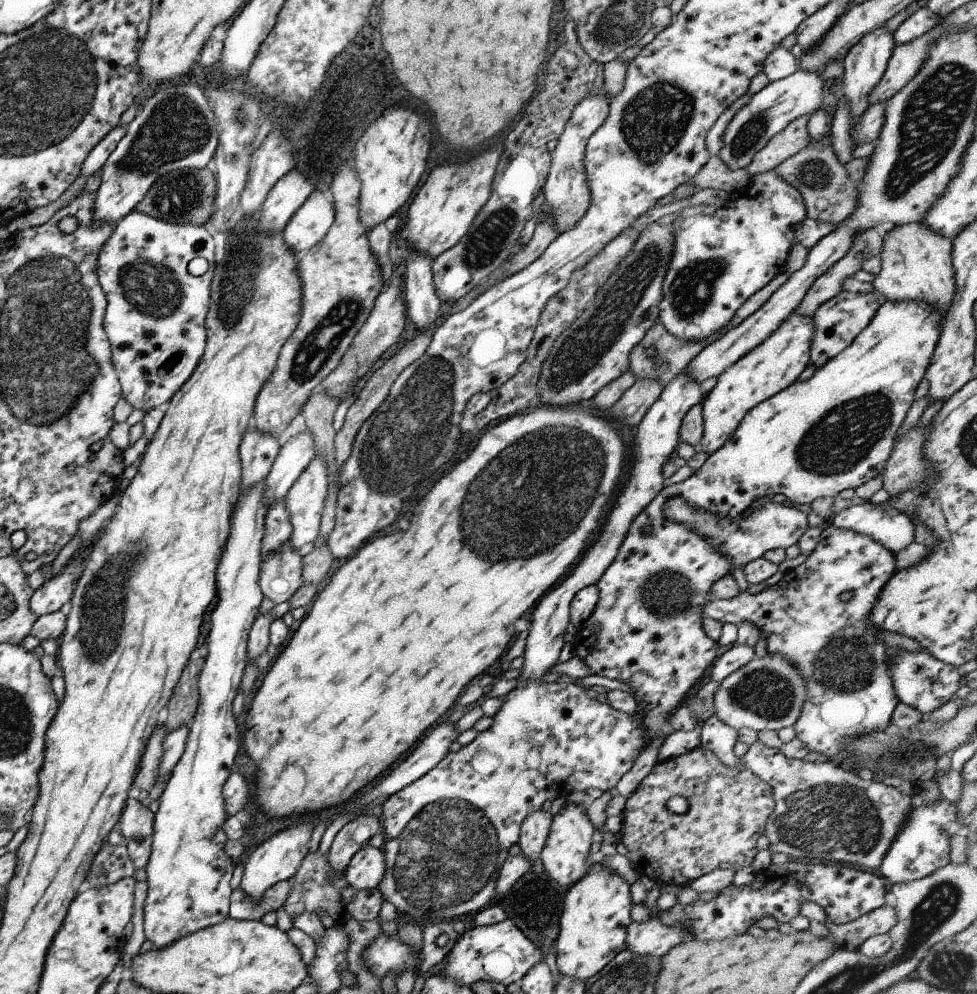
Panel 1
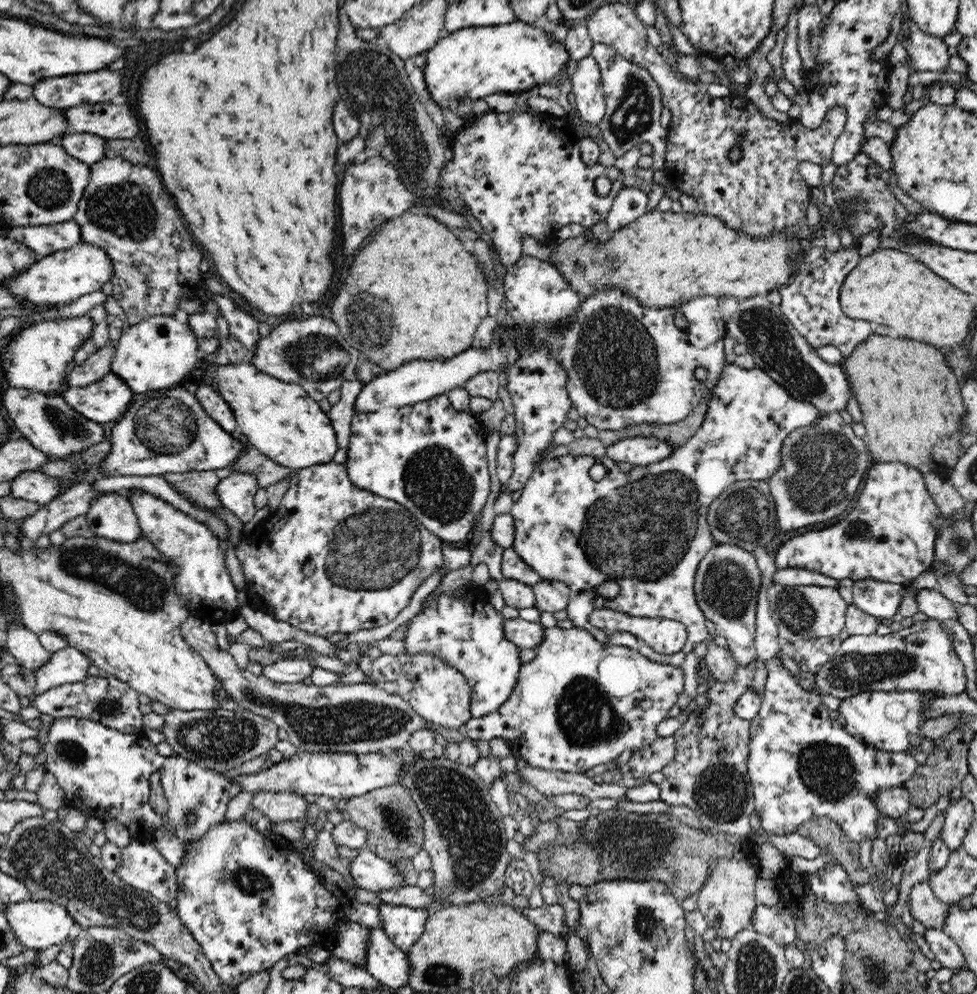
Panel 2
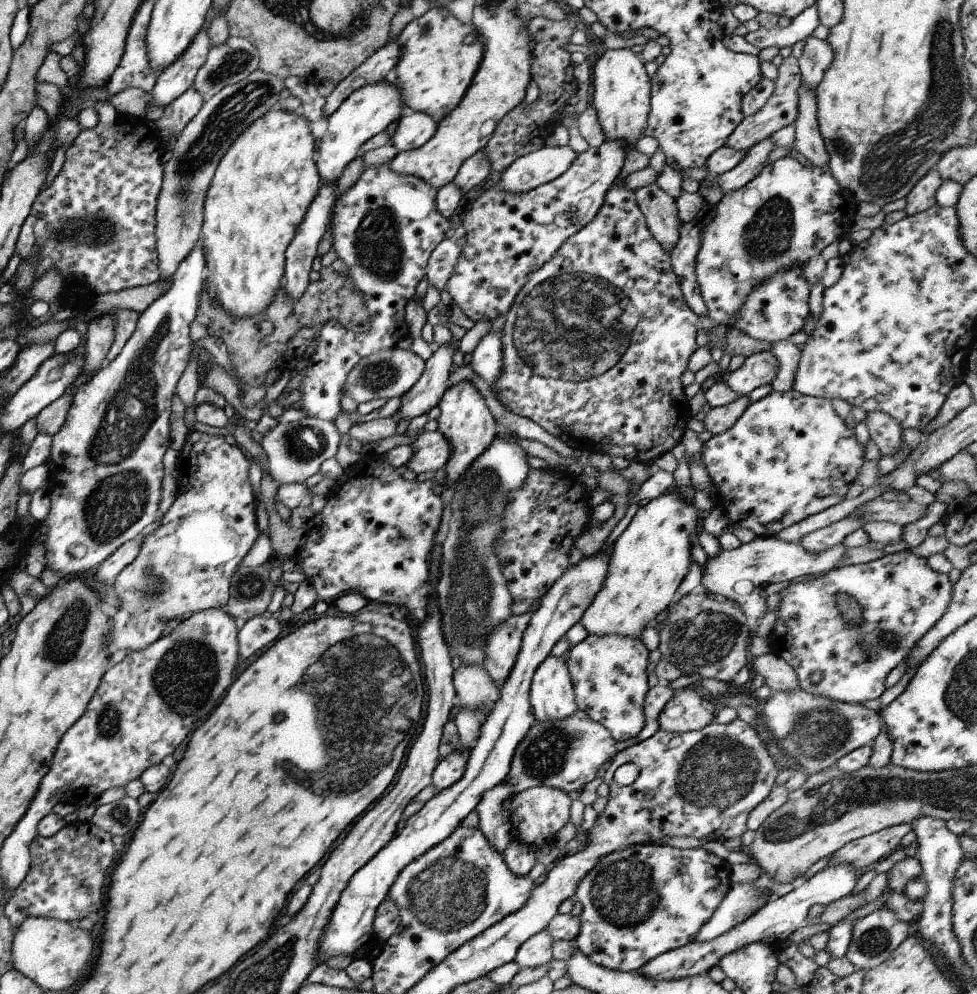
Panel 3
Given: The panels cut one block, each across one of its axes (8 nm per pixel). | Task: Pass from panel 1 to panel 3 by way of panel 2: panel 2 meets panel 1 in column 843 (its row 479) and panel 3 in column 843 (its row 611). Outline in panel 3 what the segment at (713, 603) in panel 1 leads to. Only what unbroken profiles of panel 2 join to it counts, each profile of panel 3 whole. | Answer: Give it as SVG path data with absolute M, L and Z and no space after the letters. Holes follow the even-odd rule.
M907 549L867 563L831 570L824 576L808 578L804 582L792 582L788 588L779 592L782 600L776 614L778 620L768 636L770 653L788 662L796 670L800 688L809 694L848 704L861 704L879 698L886 689L886 676L902 663L910 654L910 650L914 650L918 640L942 618L950 604L953 586L948 574L934 571L927 565L926 560ZM840 592L846 592L848 596L856 598L862 606L860 624L848 624L842 618L842 612L836 602L836 596ZM886 632L896 636L894 648L886 648L882 644L882 636ZM814 672L822 674L820 682L815 684L810 680Z

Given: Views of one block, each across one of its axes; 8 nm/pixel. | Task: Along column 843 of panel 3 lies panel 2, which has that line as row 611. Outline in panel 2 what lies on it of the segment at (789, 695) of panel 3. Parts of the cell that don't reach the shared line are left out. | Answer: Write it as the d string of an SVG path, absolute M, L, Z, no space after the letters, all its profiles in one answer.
M716 543L705 553L694 577L695 599L705 617L714 622L717 634L726 638L737 664L756 663L756 600L762 586L762 573L754 553L733 544Z

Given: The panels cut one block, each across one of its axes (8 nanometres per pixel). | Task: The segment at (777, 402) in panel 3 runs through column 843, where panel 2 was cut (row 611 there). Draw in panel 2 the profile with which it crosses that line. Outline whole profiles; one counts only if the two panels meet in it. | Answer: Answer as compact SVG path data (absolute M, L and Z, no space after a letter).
M474 583L474 586L467 590L461 597L452 595L450 592L441 593L437 599L427 608L419 611L407 622L406 636L404 639L406 653L433 654L445 660L452 668L458 669L460 675L464 675L470 689L471 695L471 717L480 718L498 711L509 699L518 683L520 673L520 650L516 644L511 643L504 637L505 618L502 613L490 603L486 590L482 585Z

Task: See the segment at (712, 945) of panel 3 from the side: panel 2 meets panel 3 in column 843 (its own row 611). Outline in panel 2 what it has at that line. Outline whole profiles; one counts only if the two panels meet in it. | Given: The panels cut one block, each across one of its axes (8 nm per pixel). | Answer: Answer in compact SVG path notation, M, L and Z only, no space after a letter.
M870 578L854 581L852 586L854 604L879 619L892 618L905 593L908 591L903 584Z

